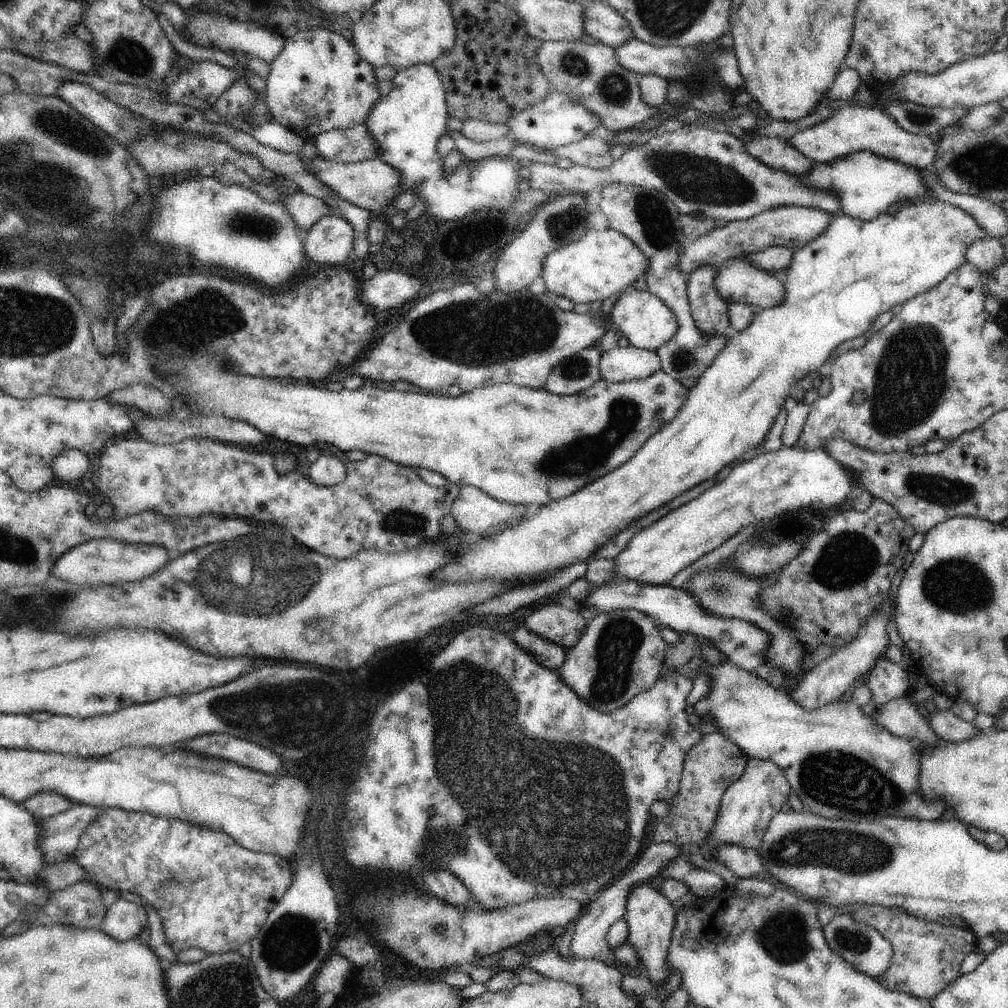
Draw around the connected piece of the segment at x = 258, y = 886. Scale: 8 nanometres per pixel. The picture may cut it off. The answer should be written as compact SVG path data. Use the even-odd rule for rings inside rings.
M104 809L81 834L71 860L86 870L90 882L146 898L160 916L166 943L176 954L195 948L203 950L206 955L238 951L242 944L251 942L258 934L272 909L288 892L294 874L291 860L248 850L229 834L180 819L126 812L124 809Z

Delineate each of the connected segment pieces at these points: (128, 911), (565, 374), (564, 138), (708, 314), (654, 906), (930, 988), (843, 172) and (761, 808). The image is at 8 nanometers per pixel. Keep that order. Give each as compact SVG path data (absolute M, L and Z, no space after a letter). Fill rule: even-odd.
M120 899L107 910L101 931L116 942L137 939L146 927L148 915L143 906Z
M594 346L563 358L553 368L545 389L557 395L573 395L590 388L602 378L599 360L602 353Z
M551 88L548 96L531 107L521 110L507 121L510 137L513 140L520 139L536 145L540 152L549 152L550 149L569 145L582 140L586 132L600 125L599 117L590 111L571 101L565 94Z
M706 265L693 270L687 277L687 297L691 317L705 335L730 335L728 310L725 300L717 293L715 285L719 268Z
M650 885L635 886L628 895L626 912L623 918L629 927L627 940L640 955L647 971L648 978L654 981L660 989L660 984L671 973L666 968L666 954L671 943L672 931L675 925L674 906L661 893Z
M878 906L864 910L847 908L844 911L850 912L858 922L873 926L892 943L893 957L890 966L882 975L881 983L892 992L904 993L925 1002L931 1001L960 976L962 961L970 952L976 950L979 944L970 930L960 930L956 926L942 924L926 924L908 916L900 908Z
M858 151L831 163L814 163L808 176L798 175L796 178L816 191L834 193L839 199L838 214L870 222L886 213L892 204L917 205L932 194L932 189L920 177L921 170L924 169L908 166L899 160L885 159L870 151Z
M749 758L742 776L724 792L711 834L705 839L705 844L694 851L700 852L705 859L715 859L715 850L721 849L724 843L757 849L772 817L782 810L782 804L788 801L790 790L791 786L786 780L784 770L776 763Z

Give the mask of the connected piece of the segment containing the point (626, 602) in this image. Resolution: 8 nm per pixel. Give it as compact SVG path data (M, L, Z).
M636 581L617 584L611 582L610 586L593 587L593 592L586 600L587 608L598 611L615 611L618 609L636 609L651 616L658 626L668 626L667 634L676 630L678 634L689 634L709 640L712 645L724 652L727 660L743 668L749 673L755 672L758 666L767 662L767 652L773 636L768 631L757 627L744 619L726 618L722 615L713 615L701 607L701 602L695 599L691 592L684 592L682 588L676 590L668 584L649 585Z

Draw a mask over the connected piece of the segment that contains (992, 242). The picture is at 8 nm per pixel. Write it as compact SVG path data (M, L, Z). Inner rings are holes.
M987 237L981 241L974 241L965 254L966 262L976 265L982 279L995 272L1004 264L1005 246L994 237Z

